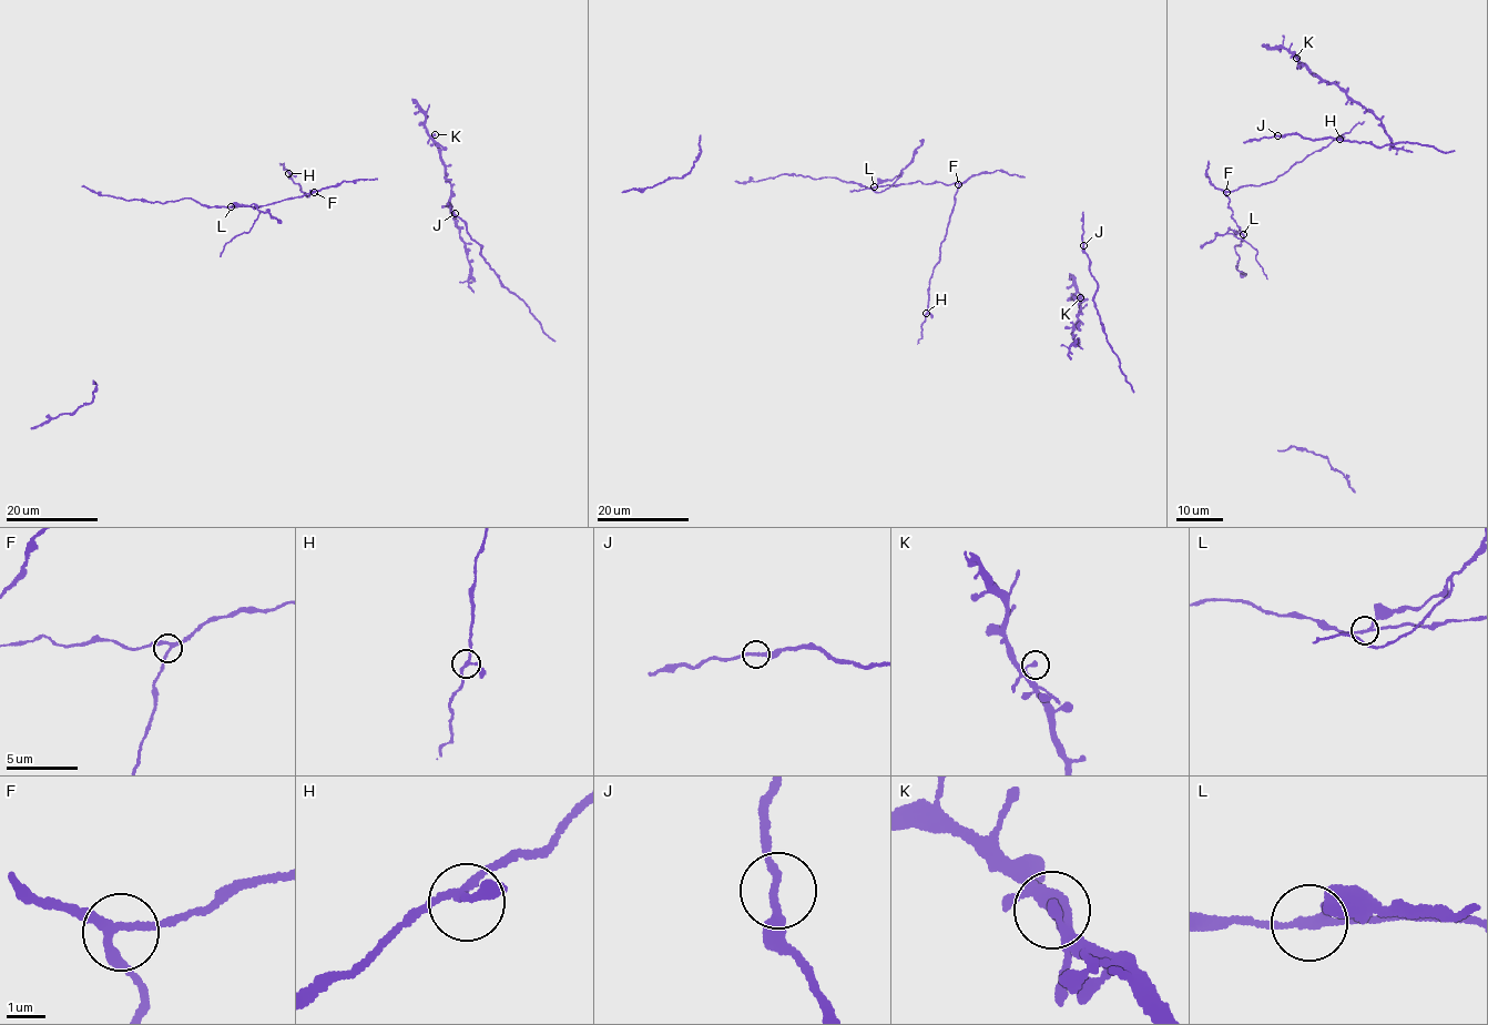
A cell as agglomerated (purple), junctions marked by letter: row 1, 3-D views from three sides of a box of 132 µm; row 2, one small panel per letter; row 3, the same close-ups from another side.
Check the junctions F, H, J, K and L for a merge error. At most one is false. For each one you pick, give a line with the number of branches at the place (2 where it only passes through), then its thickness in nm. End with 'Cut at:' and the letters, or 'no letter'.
L: branches 3; calibre 170 nm
Cut at: L

